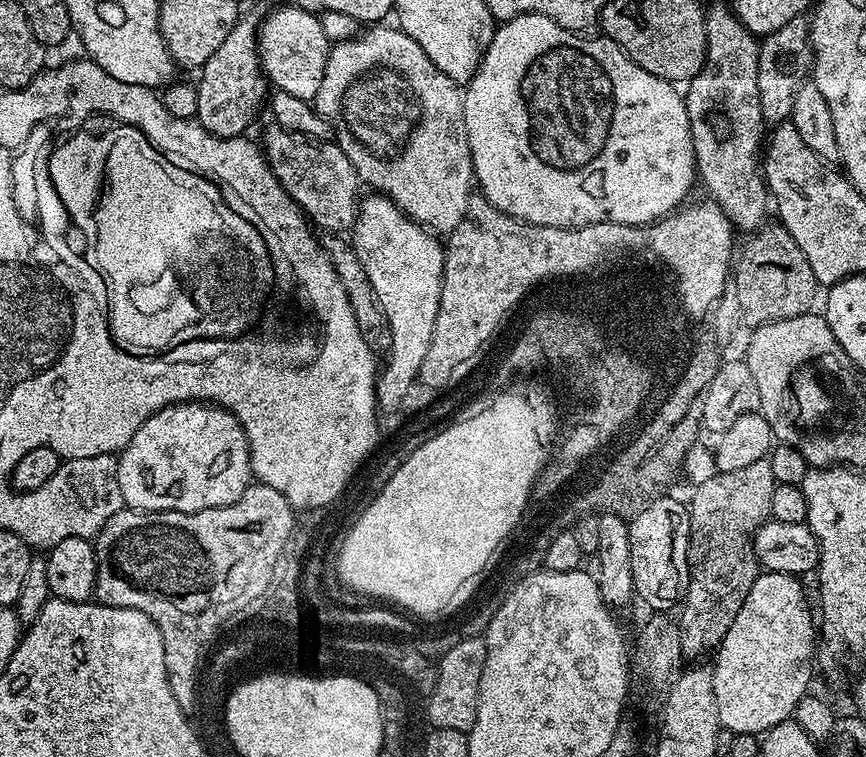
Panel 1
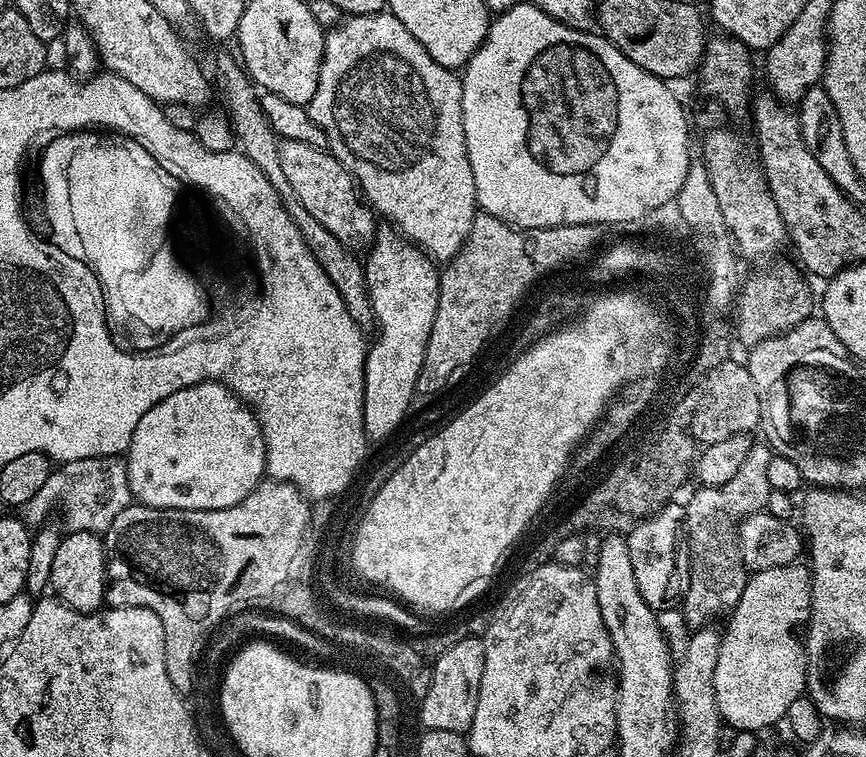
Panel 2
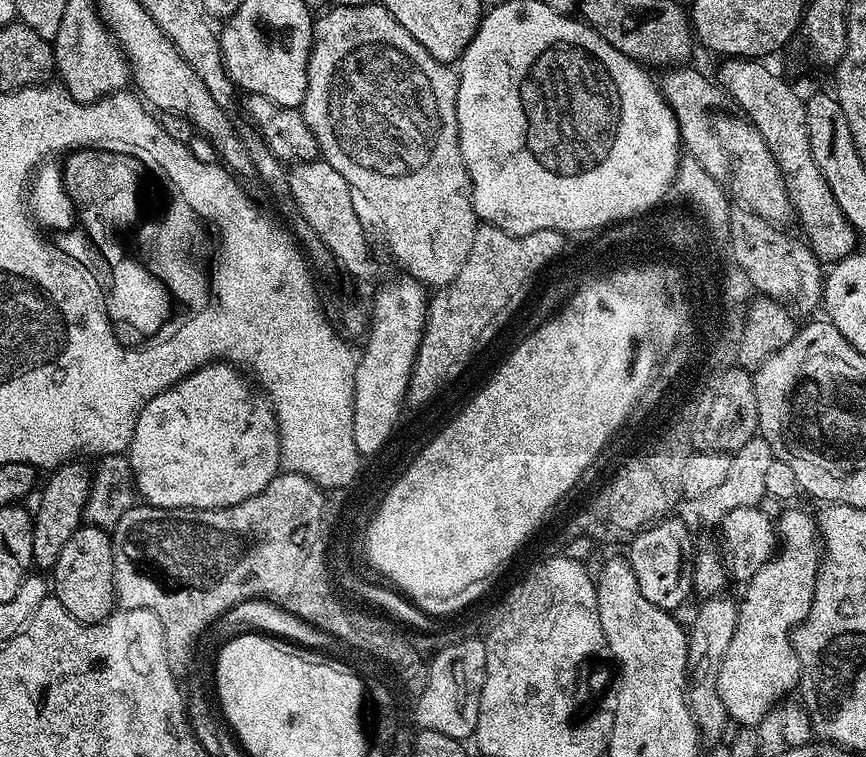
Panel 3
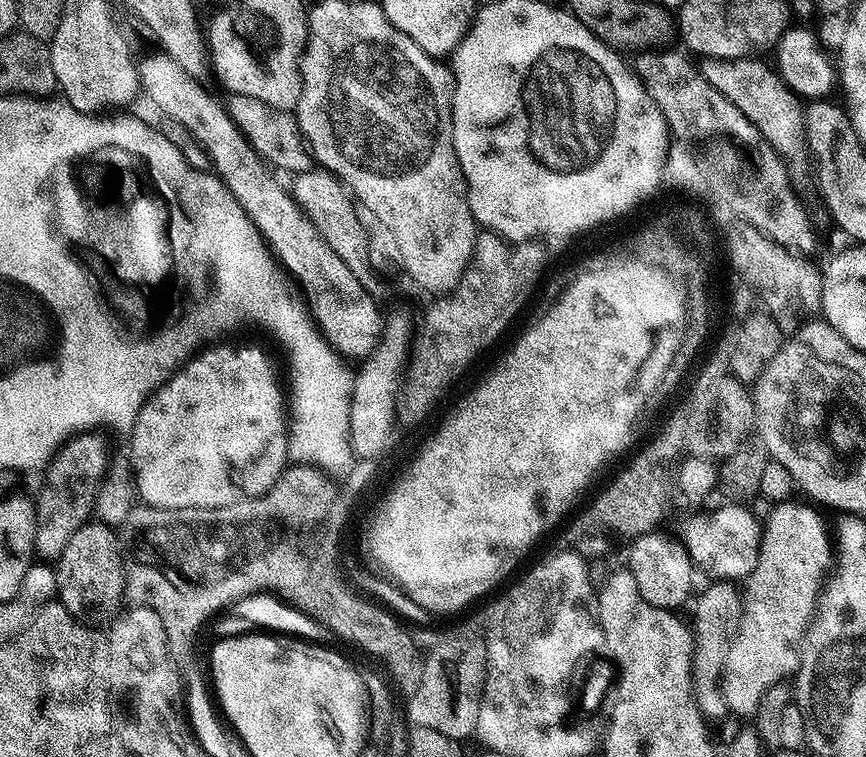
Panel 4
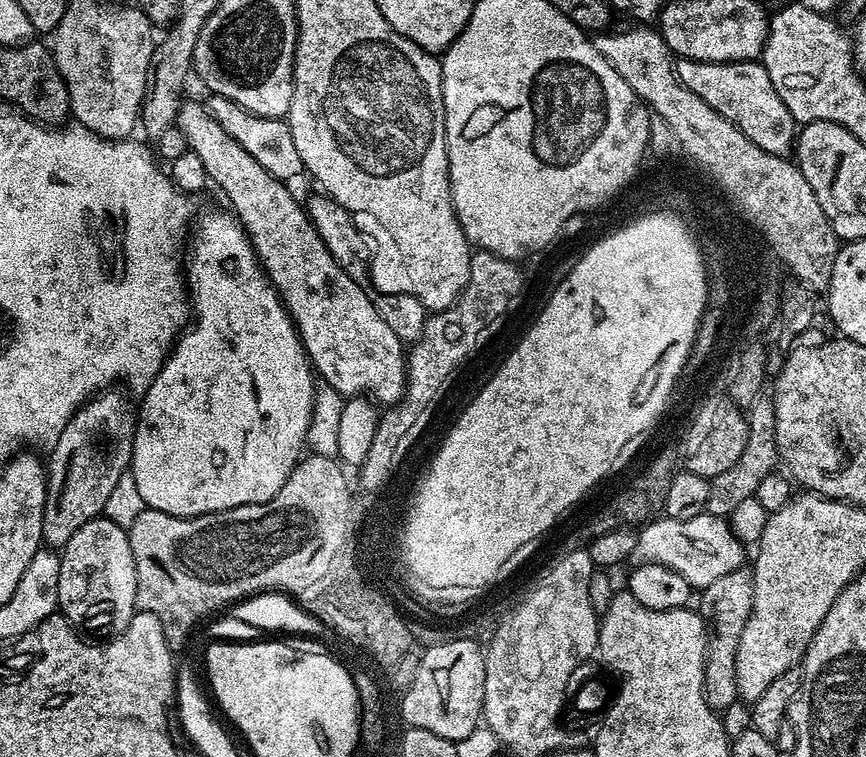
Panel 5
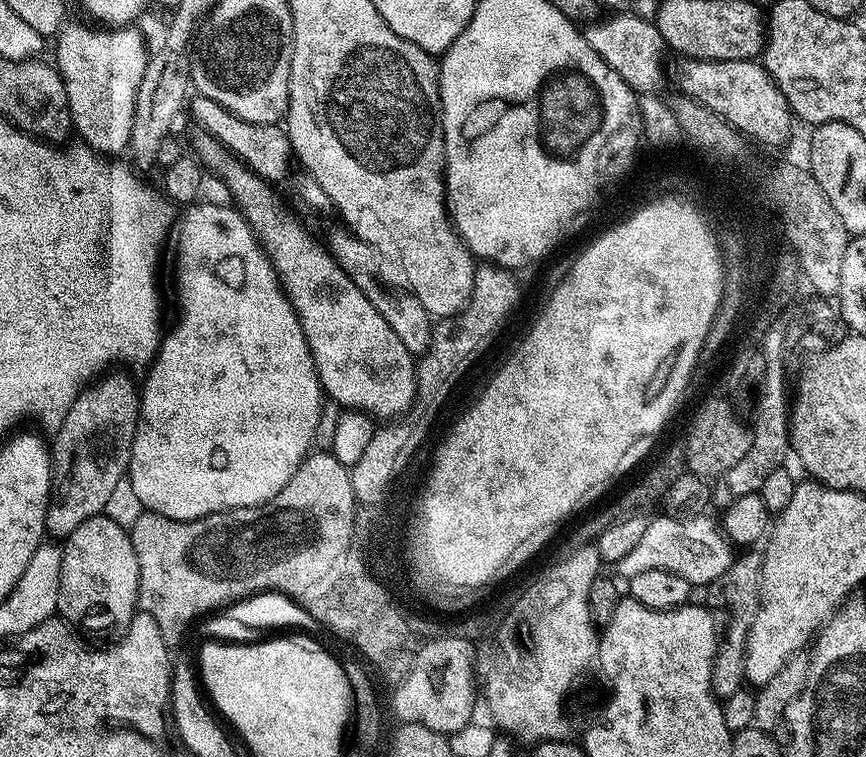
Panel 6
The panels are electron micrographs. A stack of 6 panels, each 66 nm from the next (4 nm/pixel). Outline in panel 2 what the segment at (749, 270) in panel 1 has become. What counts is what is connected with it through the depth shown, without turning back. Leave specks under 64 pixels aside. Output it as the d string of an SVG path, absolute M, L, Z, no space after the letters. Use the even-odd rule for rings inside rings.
M784 262L776 270L752 274L742 287L734 310L738 314L738 336L746 348L788 332L813 315L810 288L800 274L801 269L793 264Z

